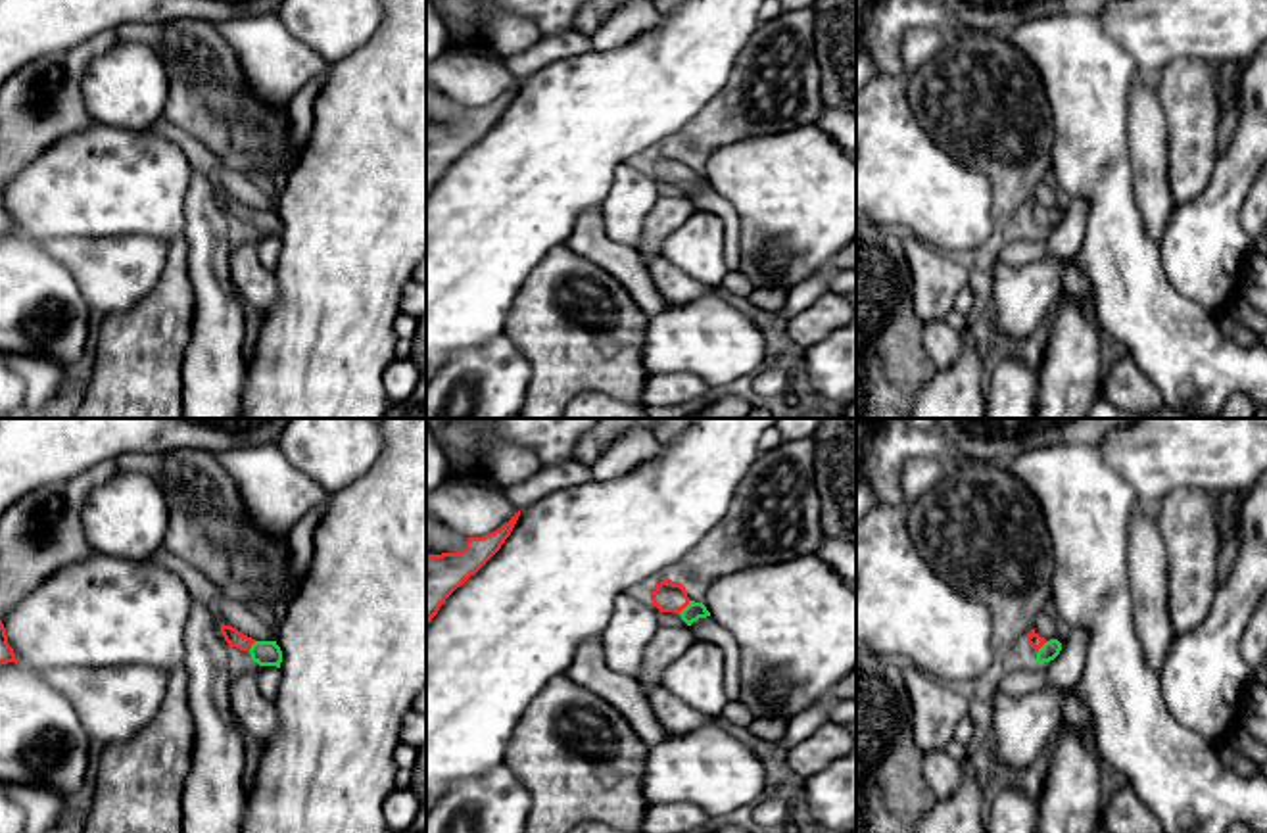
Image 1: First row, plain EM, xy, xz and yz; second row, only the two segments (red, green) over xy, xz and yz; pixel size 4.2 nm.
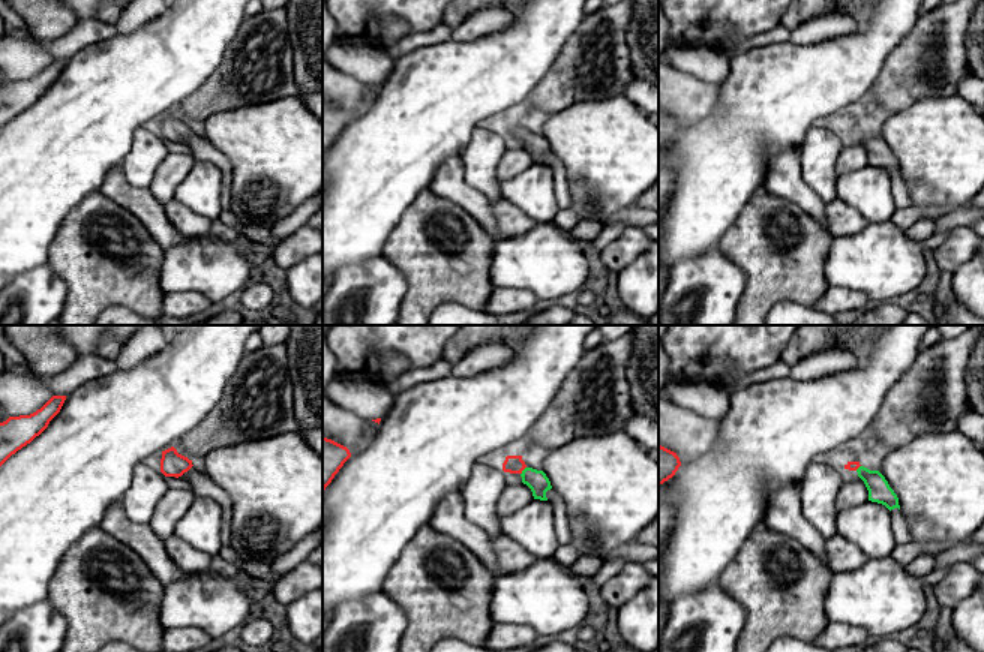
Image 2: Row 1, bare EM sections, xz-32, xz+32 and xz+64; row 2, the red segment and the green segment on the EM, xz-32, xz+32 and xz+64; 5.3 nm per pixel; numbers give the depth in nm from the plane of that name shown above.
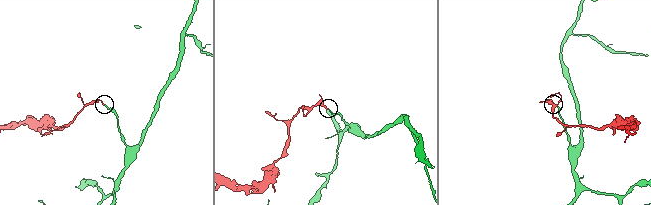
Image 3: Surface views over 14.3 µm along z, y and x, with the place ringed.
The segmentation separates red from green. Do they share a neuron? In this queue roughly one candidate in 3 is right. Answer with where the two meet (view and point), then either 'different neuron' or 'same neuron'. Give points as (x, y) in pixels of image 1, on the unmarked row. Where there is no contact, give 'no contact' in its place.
xz (684, 177) | same neuron

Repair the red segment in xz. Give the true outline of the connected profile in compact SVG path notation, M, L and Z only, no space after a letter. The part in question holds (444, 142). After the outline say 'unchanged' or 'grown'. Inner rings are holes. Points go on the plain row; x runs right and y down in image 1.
M520 81L499 100L482 107L468 107L459 123L426 125L426 198L445 169L474 146L511 106Z; unchanged

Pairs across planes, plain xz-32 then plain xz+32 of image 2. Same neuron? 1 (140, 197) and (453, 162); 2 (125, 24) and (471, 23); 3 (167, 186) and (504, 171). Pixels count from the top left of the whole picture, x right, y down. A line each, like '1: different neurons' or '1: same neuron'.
1: same neuron
2: same neuron
3: same neuron

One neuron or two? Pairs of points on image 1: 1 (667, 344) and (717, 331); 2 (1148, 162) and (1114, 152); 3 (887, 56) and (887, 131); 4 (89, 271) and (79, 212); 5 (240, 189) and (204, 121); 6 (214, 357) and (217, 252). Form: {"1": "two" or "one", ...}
{"1": "one", "2": "two", "3": "two", "4": "two", "5": "two", "6": "one"}

